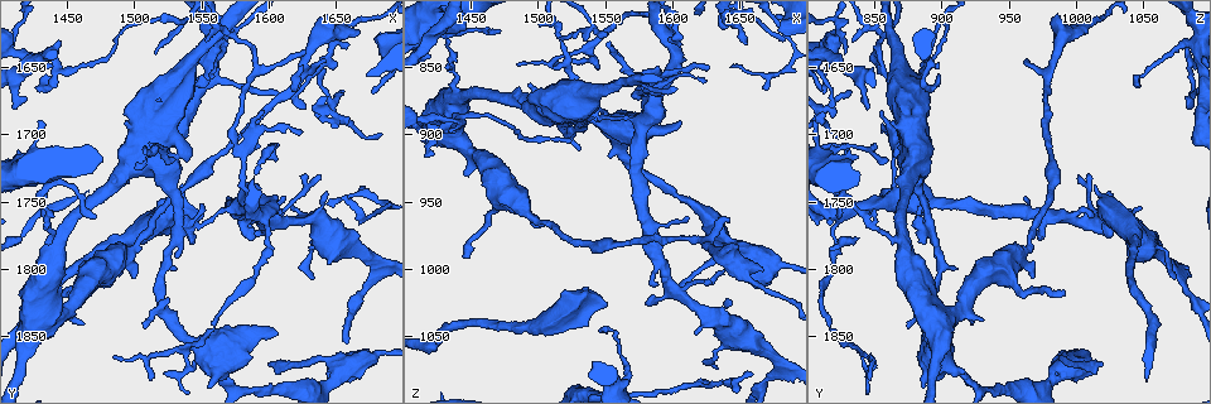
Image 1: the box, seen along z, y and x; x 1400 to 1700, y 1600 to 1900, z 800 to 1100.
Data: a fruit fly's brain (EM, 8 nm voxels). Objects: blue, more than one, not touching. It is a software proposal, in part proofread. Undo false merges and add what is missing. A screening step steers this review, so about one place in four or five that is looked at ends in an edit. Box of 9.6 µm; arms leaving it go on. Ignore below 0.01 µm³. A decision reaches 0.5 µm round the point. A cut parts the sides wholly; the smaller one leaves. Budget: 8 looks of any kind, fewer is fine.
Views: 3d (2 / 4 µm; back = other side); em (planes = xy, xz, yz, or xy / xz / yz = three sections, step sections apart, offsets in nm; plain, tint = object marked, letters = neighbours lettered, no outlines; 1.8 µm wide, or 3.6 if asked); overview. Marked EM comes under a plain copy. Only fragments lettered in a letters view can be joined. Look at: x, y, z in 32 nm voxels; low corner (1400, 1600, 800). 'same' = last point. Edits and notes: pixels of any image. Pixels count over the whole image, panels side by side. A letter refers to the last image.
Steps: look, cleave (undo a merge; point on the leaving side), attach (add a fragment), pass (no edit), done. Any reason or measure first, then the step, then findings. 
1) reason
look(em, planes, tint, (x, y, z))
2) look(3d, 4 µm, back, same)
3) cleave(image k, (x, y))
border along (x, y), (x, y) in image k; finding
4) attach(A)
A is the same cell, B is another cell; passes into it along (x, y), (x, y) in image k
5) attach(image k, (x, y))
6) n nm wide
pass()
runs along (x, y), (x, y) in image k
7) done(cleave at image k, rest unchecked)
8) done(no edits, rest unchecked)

sudden change in width
look(3d, 4 µm, (1500, 1784, 966))

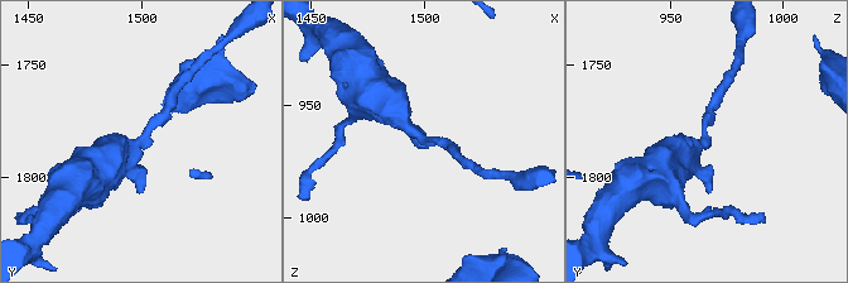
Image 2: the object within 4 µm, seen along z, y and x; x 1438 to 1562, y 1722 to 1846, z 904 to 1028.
arms of 160, 500 nm; shape alone is not enough
look(em, planes, letters, (1499, 1786, 967))

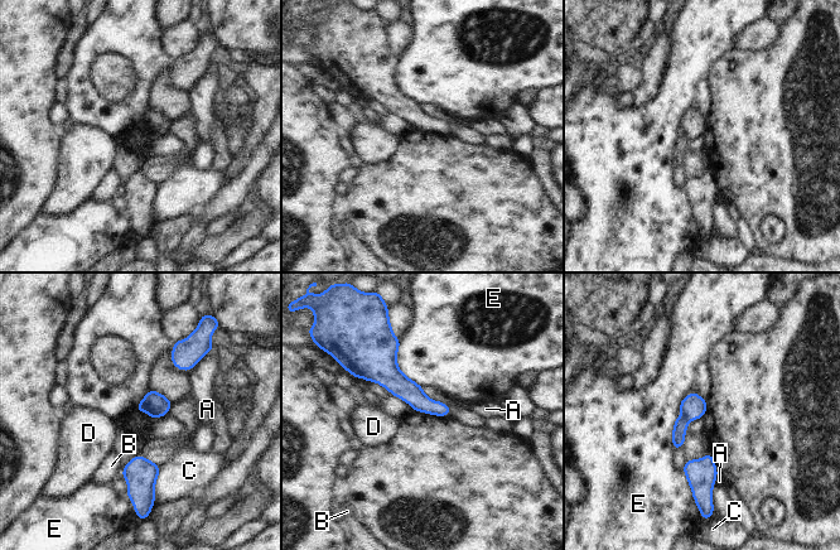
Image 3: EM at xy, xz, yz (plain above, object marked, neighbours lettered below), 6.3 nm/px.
E touches over 340 nm
pass()
A, B, C, D and E are other cells; border along (399, 339), (397, 366), (421, 386) in image 3; one cell here

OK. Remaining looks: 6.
an open end
look(3d, 2 µm, (1536, 1738, 1016))

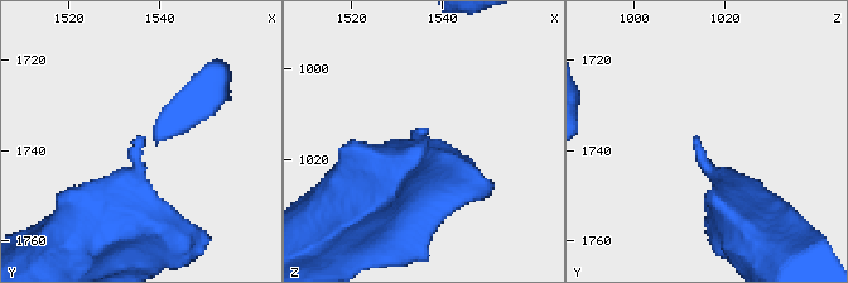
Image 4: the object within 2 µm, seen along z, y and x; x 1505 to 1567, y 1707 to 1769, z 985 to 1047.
look(em, planes, letters, (1536, 1737, 1014))

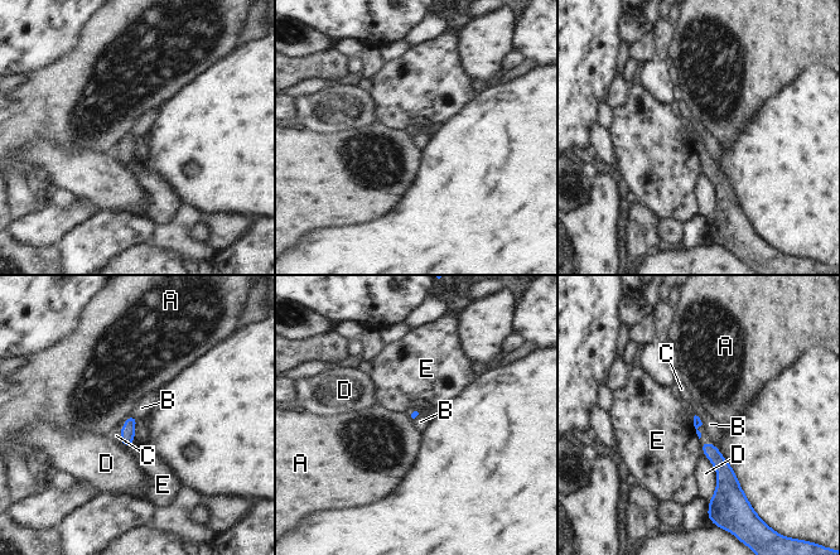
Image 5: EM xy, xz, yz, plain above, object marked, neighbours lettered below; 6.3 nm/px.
attach(C)
C is the same cell, A, B, D and E are other cells; passes into it along (725, 476), (709, 443), (705, 438) in image 5; the cell continues

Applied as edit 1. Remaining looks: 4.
look(overview)

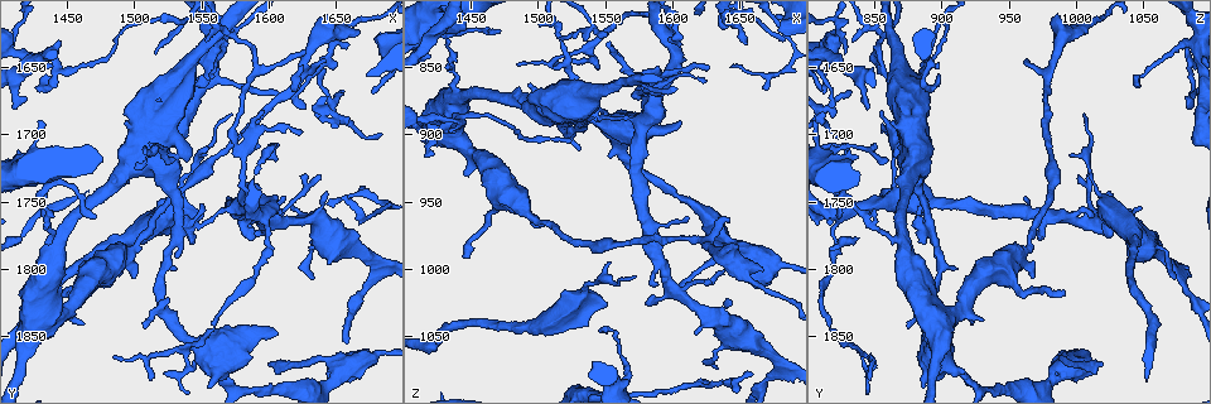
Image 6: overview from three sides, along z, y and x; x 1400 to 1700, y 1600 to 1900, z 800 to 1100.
calibre changes
look(3d, 4 µm, (1420, 1640, 888))

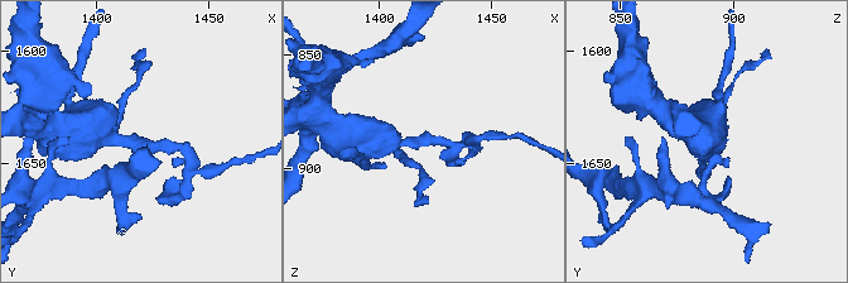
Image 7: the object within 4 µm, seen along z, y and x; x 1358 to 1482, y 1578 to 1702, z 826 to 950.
look(em, planes, letters, (1420, 1642, 887))

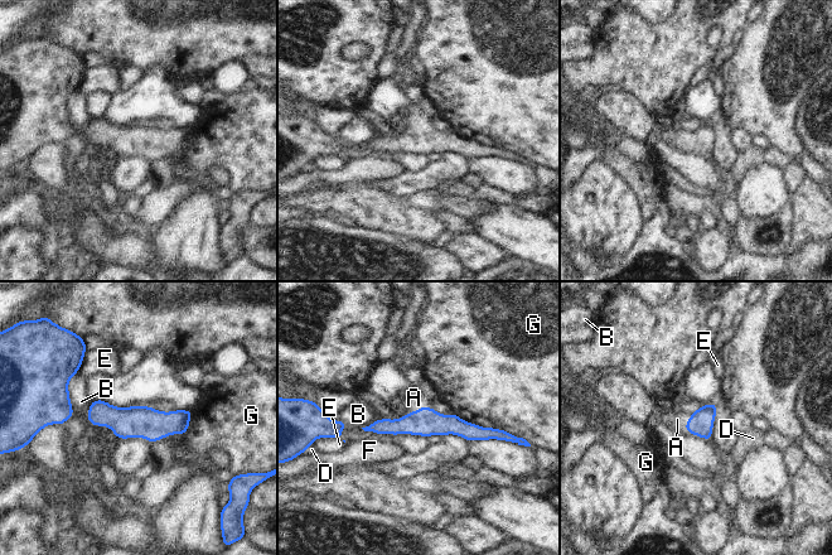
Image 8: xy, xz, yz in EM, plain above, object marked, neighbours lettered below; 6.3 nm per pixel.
attach(A)
A is the same cell, B, D, E, F and G are other cells; passes into it along (425, 421), (416, 410), (414, 397) in image 8; it goes on there

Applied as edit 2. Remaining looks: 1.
done(attach at image 5, attach at image 8, rest unchecked)

